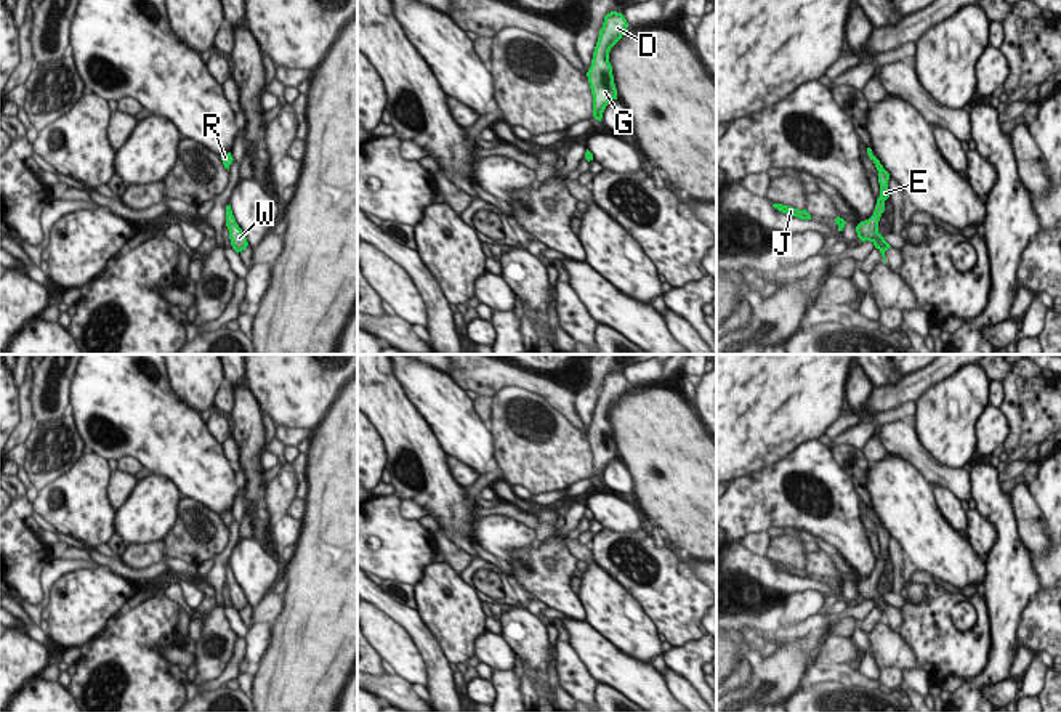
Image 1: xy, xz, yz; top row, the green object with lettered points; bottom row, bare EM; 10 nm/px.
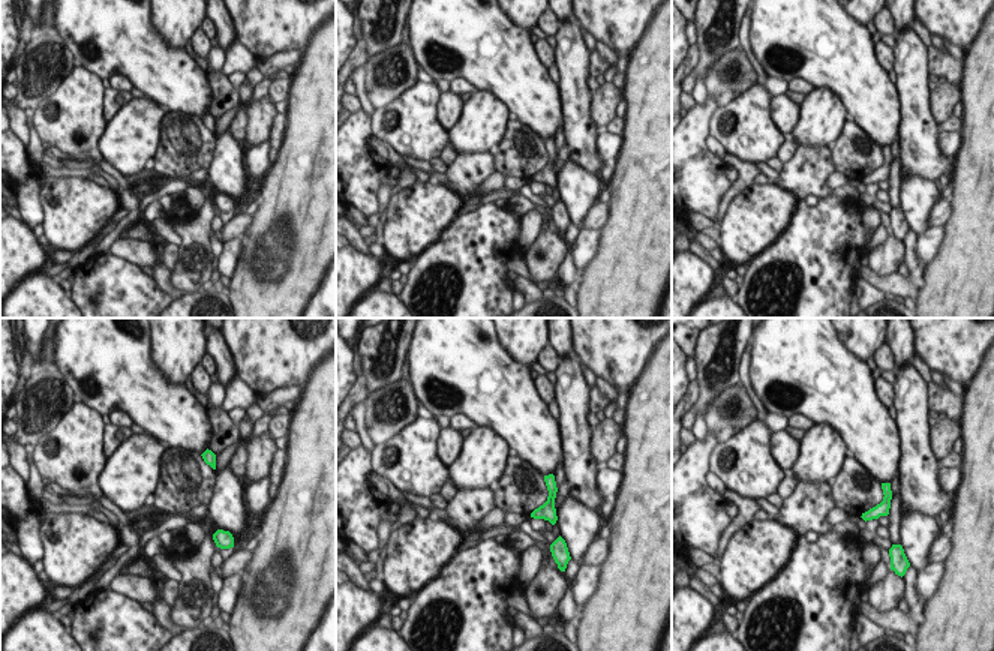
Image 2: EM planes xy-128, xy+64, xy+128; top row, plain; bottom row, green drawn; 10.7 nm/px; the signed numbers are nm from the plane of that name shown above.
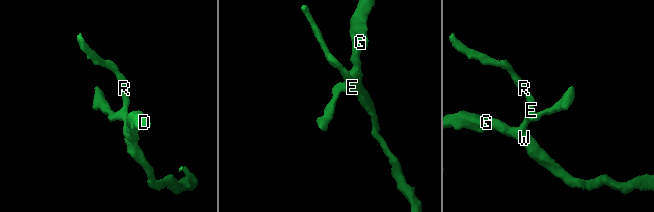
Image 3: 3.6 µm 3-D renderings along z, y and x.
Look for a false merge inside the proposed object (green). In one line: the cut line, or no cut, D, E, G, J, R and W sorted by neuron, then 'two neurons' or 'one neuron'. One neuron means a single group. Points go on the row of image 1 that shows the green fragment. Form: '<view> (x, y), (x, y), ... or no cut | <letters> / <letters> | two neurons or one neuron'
no cut | D E G J R W | one neuron

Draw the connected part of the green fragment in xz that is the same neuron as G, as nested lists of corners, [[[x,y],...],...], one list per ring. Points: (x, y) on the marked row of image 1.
[[[611,11],[604,16],[603,27],[593,51],[591,66],[587,72],[593,95],[593,117],[601,122],[606,106],[617,99],[612,66],[609,63],[611,48],[628,32],[628,22],[622,13]]]

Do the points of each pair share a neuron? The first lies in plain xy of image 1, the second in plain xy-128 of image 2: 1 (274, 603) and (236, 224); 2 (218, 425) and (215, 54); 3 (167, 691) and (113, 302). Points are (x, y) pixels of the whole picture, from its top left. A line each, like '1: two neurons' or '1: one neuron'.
1: one neuron
2: two neurons
3: one neuron

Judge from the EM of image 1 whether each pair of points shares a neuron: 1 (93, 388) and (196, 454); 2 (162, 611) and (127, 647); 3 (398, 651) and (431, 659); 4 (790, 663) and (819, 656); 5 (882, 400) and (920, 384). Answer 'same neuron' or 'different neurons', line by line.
1: same neuron
2: same neuron
3: different neurons
4: different neurons
5: same neuron

